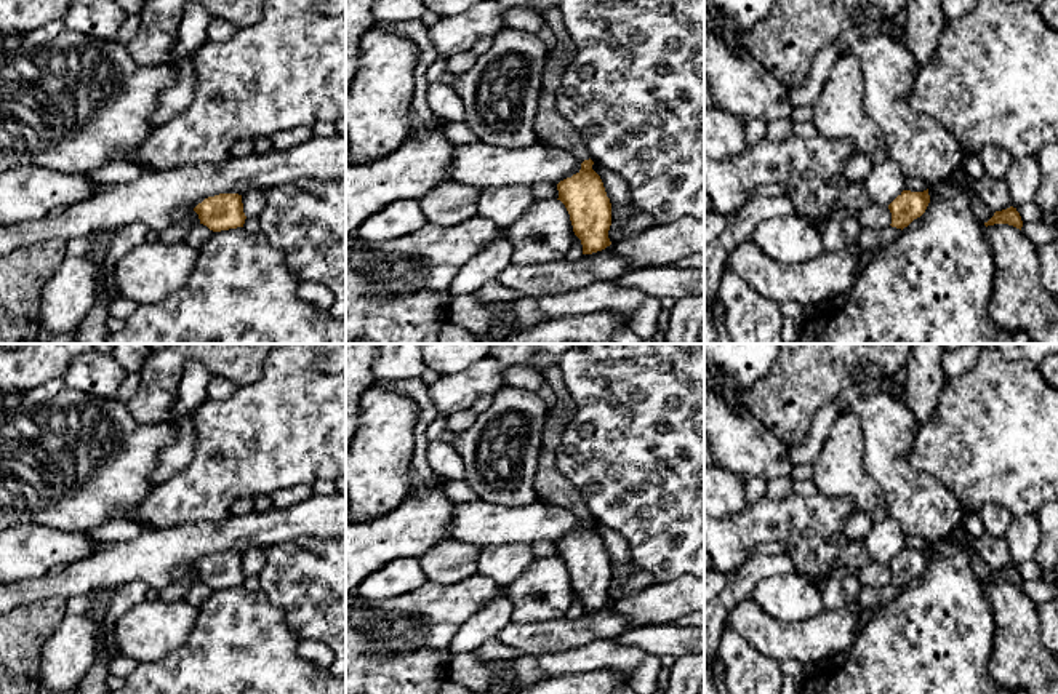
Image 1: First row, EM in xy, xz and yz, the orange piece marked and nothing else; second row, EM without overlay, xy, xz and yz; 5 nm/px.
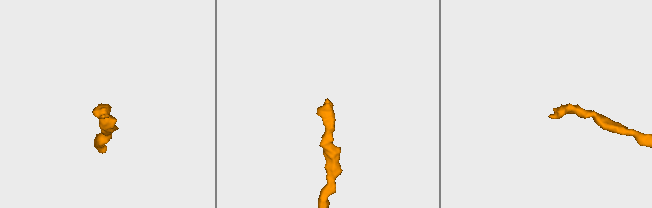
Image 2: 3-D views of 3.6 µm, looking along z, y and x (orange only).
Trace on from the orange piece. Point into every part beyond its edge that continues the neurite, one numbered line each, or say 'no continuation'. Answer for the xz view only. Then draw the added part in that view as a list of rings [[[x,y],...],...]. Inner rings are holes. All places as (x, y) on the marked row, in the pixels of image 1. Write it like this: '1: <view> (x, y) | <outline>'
1: xz (551, 128) | [[[543,88],[538,98],[538,109],[533,130],[536,142],[565,149],[583,162],[591,158],[581,136],[559,114],[555,94],[551,94]]]

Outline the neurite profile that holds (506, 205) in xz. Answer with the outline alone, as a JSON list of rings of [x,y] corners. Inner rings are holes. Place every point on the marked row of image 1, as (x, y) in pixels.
[[[501,187],[480,190],[477,214],[495,222],[498,227],[509,229],[525,216],[536,200],[531,187]]]

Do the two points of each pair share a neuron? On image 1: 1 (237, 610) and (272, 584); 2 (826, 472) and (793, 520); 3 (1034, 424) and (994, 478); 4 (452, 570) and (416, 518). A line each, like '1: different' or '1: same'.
1: different
2: different
3: same
4: different

